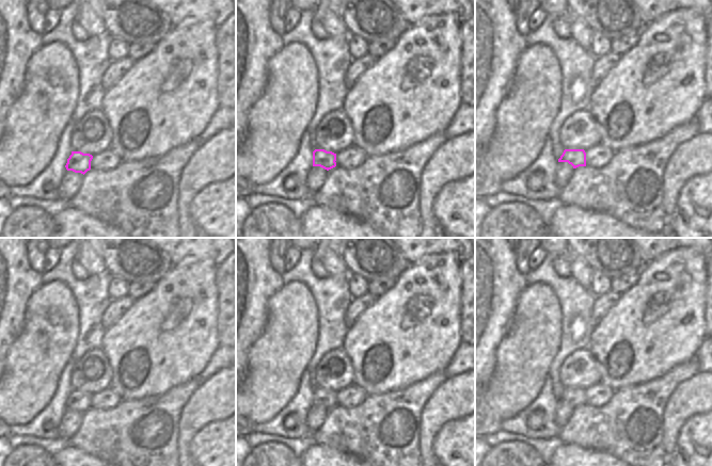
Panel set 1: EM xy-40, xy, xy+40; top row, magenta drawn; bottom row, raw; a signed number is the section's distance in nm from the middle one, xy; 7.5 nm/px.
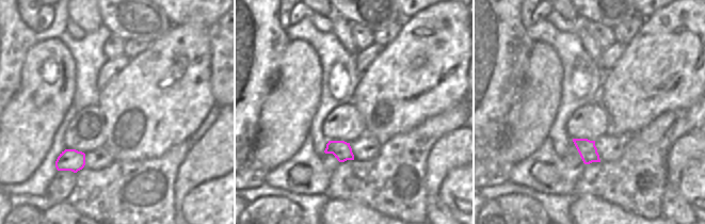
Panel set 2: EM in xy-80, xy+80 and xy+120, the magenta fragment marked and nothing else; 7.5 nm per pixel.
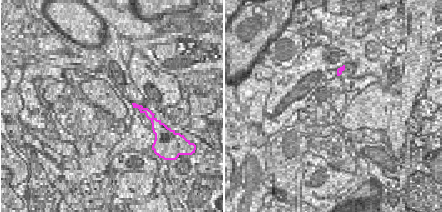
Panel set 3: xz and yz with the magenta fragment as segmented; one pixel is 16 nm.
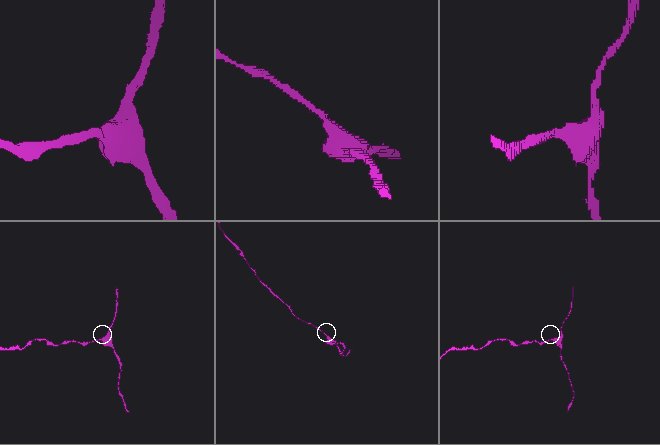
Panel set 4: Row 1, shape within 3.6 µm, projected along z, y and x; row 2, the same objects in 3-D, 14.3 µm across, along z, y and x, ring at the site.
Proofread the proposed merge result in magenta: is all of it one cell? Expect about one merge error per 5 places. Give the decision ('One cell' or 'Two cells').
One cell.

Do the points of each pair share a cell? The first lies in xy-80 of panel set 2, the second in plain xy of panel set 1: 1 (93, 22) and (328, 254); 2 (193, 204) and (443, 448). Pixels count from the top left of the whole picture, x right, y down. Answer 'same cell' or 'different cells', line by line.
1: same cell
2: same cell

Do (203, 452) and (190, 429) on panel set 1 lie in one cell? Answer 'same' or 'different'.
different

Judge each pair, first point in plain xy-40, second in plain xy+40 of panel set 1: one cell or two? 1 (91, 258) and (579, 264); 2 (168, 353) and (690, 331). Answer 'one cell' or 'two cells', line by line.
1: one cell
2: one cell

